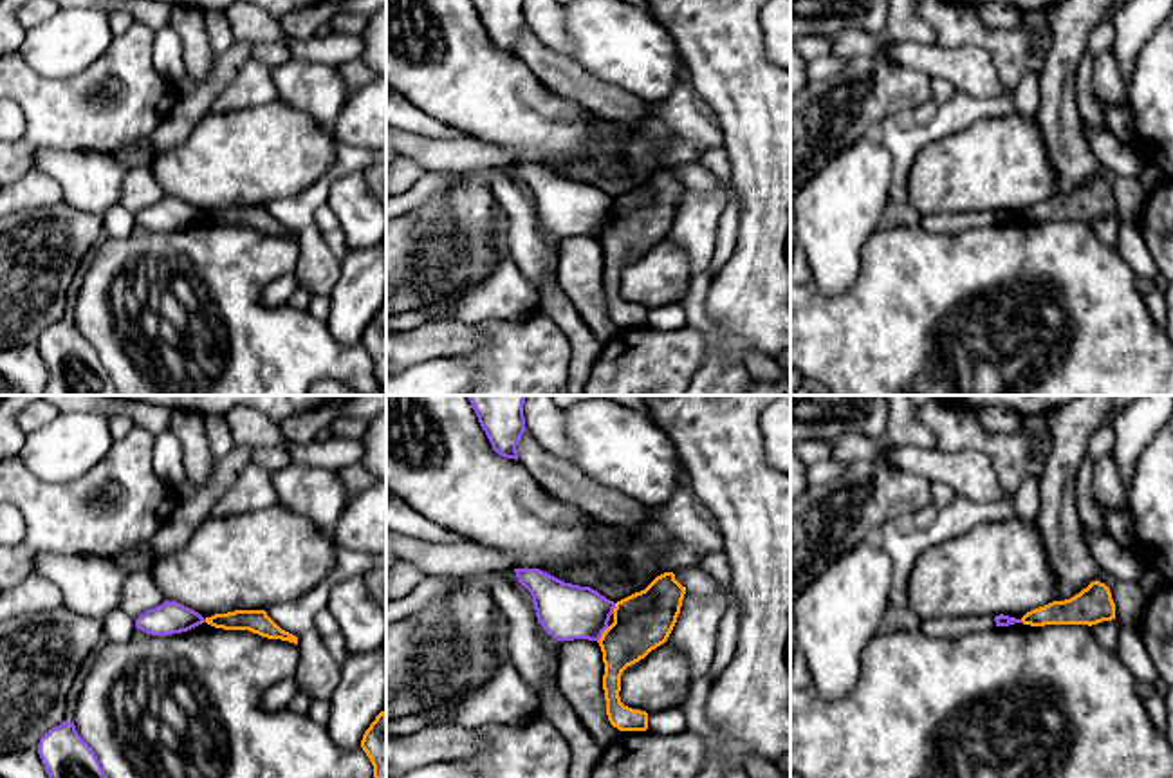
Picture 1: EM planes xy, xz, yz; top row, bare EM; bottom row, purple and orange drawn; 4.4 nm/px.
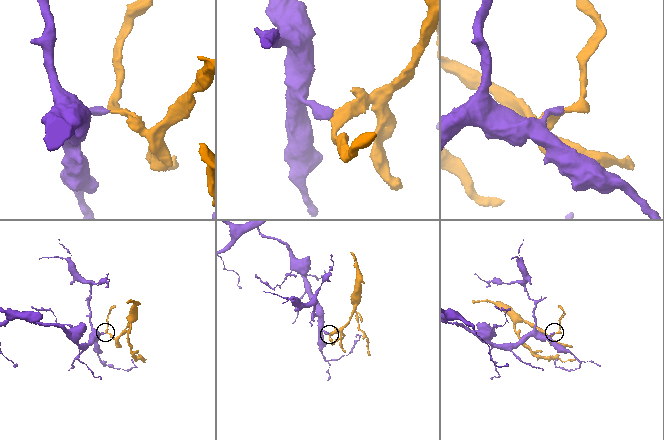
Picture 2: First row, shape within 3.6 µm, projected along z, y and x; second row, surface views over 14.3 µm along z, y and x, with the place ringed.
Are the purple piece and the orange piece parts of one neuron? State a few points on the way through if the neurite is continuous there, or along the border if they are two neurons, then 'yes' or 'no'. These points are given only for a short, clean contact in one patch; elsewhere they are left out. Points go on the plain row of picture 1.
border along xz (609, 222), (598, 237); no

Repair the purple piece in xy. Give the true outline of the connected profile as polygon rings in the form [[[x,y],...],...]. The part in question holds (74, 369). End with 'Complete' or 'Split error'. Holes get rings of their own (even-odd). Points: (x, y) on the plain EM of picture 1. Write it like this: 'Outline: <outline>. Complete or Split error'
Outline: [[[74,318],[49,325],[38,339],[49,370],[43,395],[117,395],[92,343],[78,330]]]. Complete

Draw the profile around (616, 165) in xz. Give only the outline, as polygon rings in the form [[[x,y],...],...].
[[[603,125],[592,130],[596,144],[577,162],[558,168],[558,175],[572,181],[590,182],[610,197],[621,197],[644,186],[657,171],[664,170],[659,153],[670,141],[651,139],[639,130],[615,135]]]

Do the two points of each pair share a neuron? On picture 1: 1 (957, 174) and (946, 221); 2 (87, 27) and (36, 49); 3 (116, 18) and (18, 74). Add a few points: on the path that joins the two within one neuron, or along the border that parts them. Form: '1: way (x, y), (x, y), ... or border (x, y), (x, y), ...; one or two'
1: border (989, 210), (932, 212), (921, 217); two
2: way (74, 38), (62, 47), (49, 49); one
3: border (134, 22), (114, 37); two

